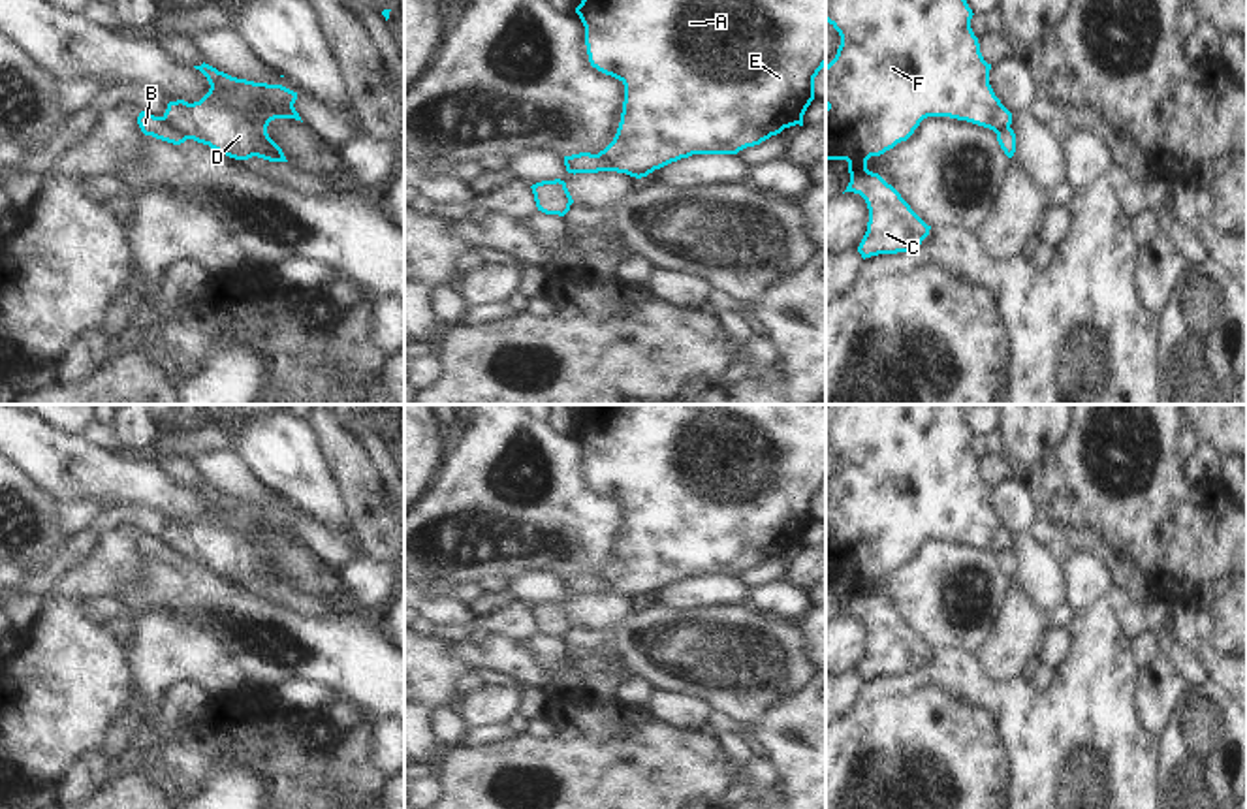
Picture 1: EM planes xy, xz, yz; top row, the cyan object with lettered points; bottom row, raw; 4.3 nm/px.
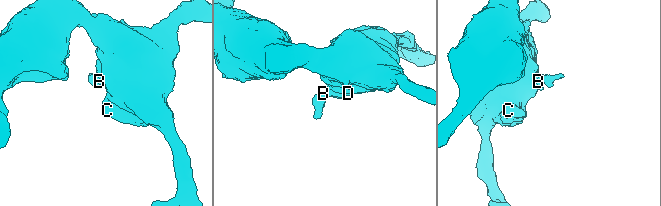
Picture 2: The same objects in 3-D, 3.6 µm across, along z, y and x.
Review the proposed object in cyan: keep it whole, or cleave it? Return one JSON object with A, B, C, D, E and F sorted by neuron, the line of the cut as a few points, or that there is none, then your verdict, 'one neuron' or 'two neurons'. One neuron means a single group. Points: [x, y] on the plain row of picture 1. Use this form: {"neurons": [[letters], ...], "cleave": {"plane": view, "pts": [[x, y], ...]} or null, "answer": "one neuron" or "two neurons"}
{"neurons": [["A", "C", "D", "E", "F"], ["B"]], "cleave": {"plane": "xy", "pts": [[160, 539], [189, 559]]}, "answer": "two neurons"}

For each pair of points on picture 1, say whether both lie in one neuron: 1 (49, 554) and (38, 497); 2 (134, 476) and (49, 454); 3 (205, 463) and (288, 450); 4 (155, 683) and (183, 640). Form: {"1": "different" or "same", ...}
{"1": "same", "2": "same", "3": "different", "4": "same"}

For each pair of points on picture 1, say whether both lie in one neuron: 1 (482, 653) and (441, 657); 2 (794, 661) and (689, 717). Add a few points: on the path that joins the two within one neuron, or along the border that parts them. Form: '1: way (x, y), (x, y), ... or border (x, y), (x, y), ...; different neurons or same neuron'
1: border (452, 642), (474, 666); different neurons
2: border (670, 691), (696, 695), (715, 708); different neurons

